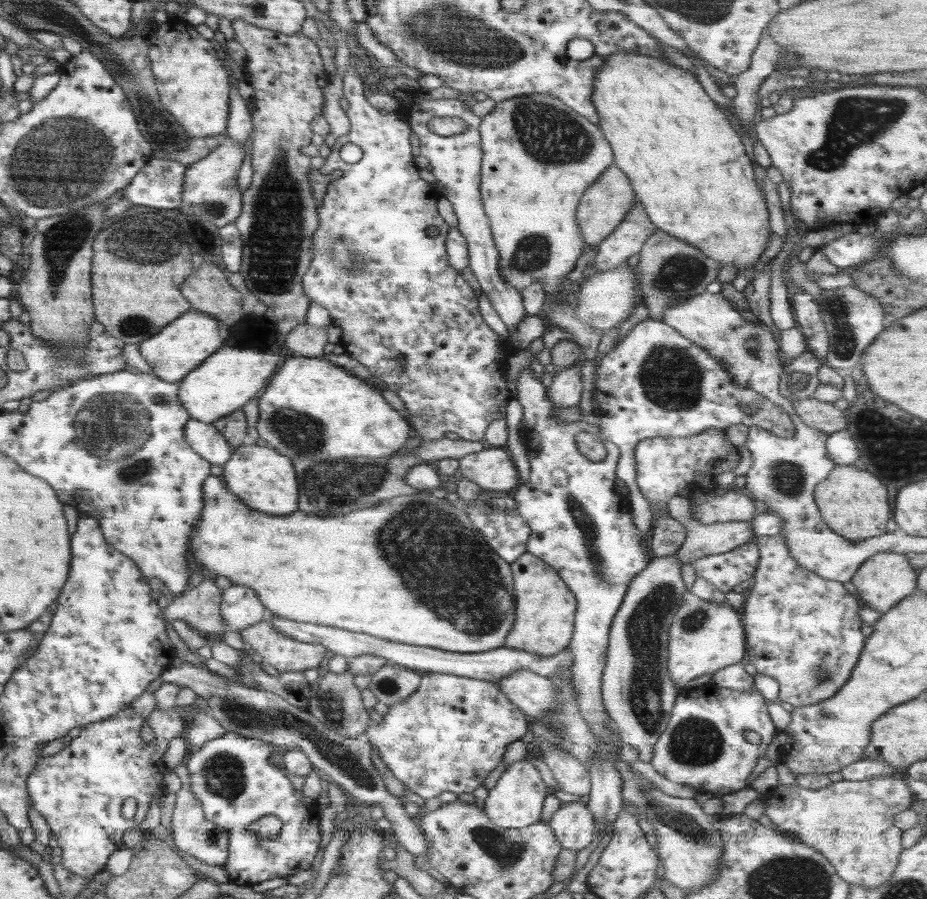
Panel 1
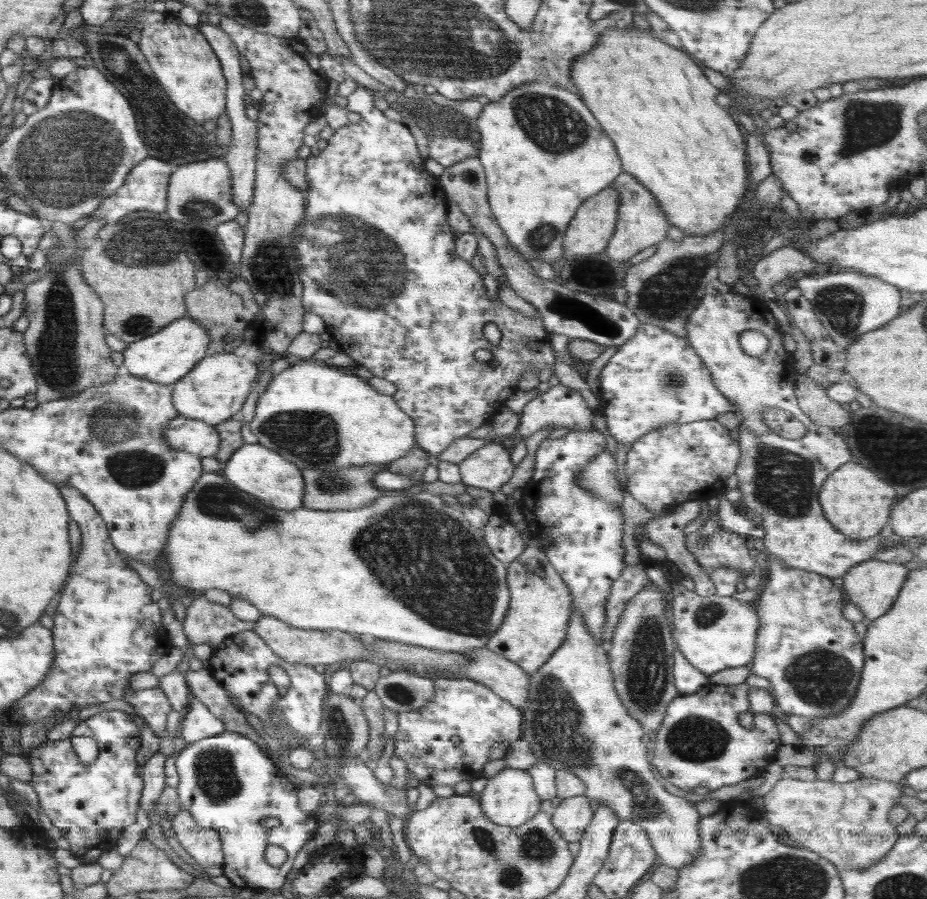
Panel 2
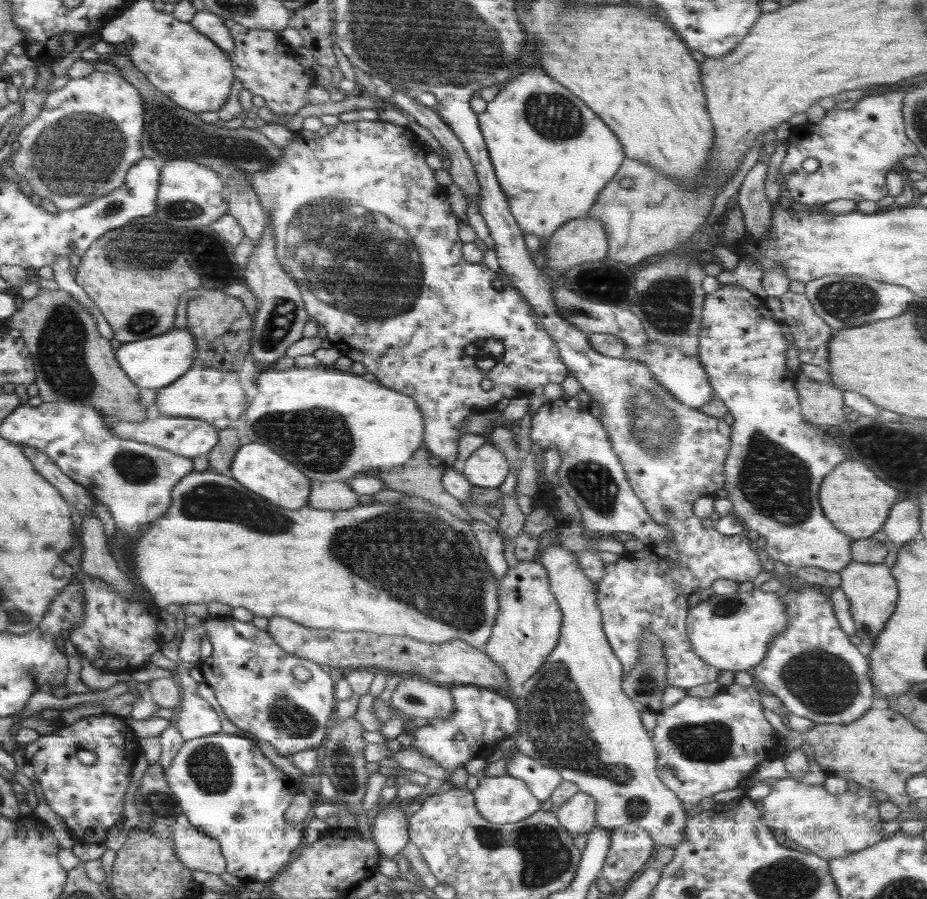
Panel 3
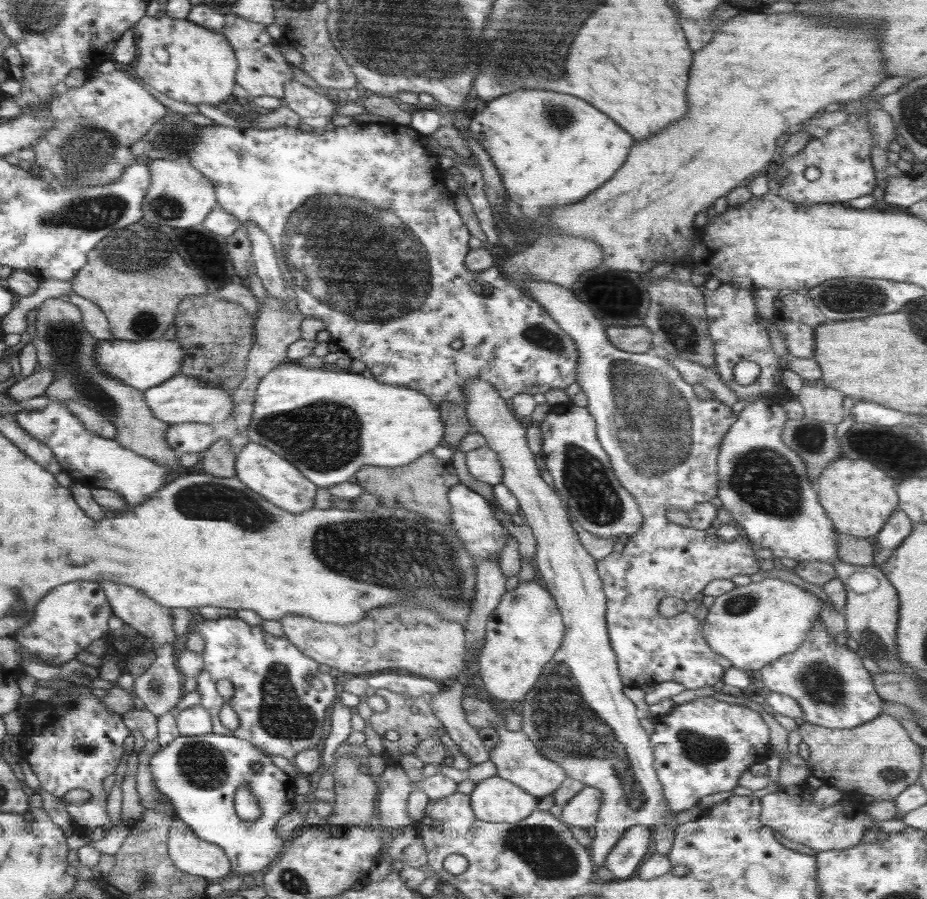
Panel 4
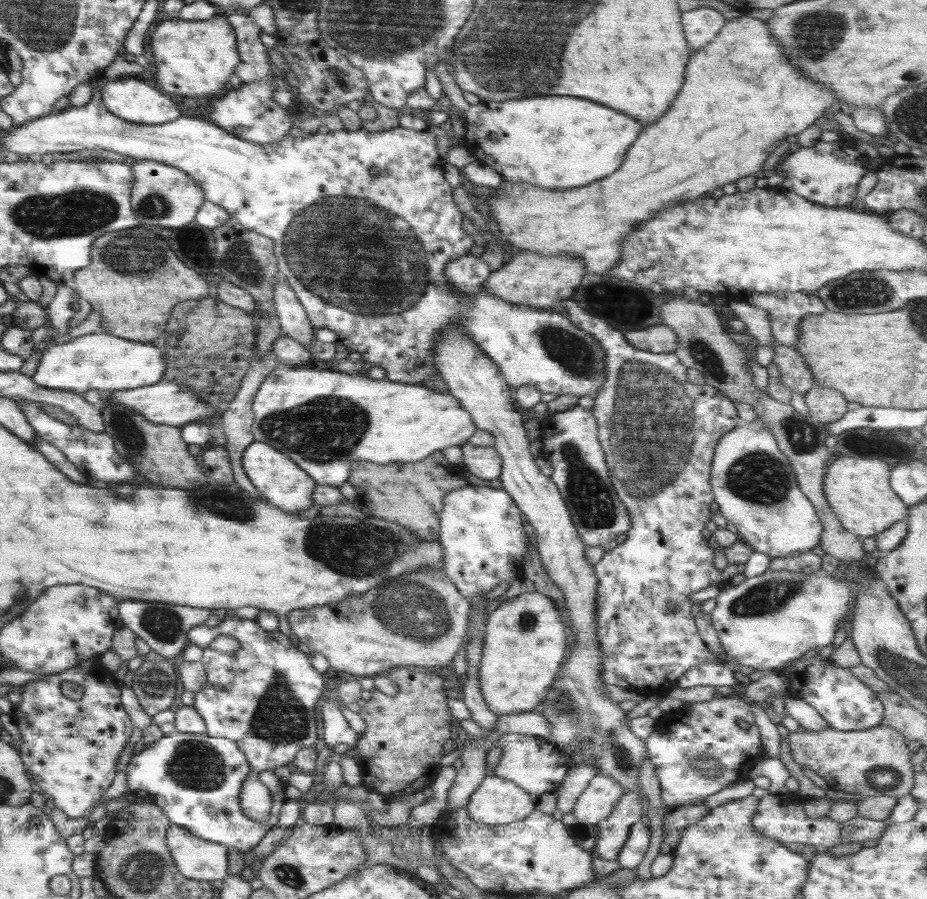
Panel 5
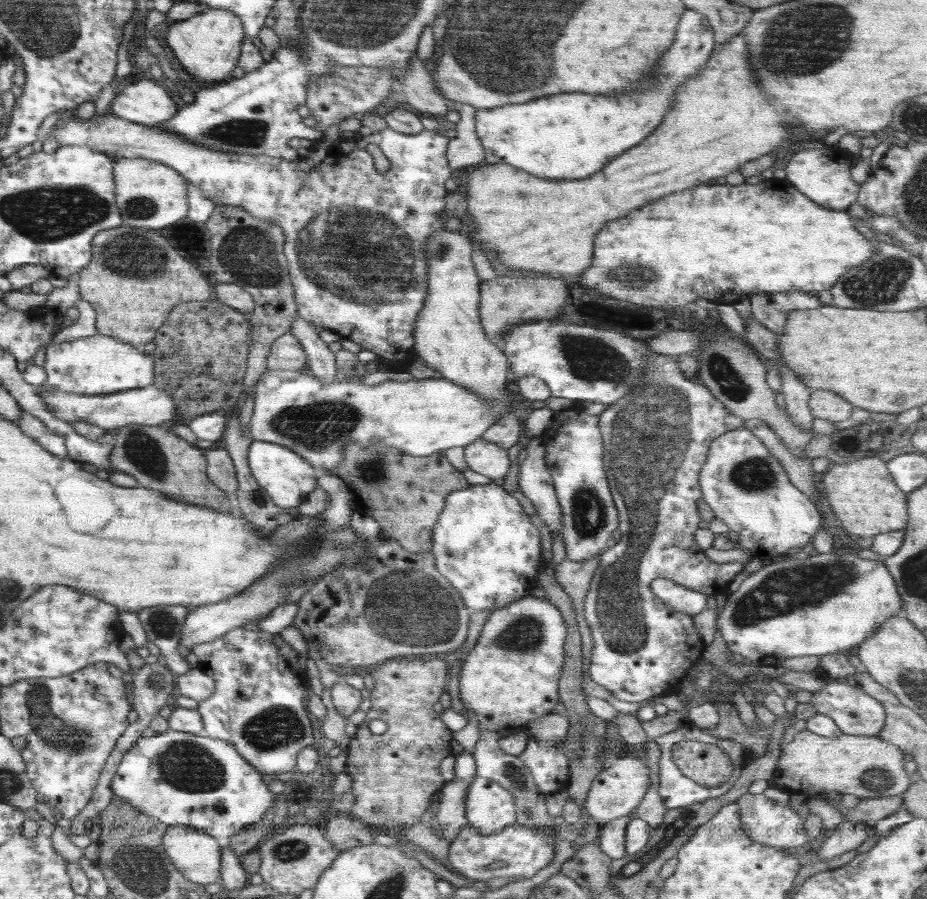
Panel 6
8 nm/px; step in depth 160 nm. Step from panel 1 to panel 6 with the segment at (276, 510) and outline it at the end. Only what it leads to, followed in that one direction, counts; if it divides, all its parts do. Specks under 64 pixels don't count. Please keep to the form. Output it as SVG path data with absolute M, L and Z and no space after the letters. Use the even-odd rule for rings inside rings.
M254 441L248 451L248 462L256 483L269 494L273 503L285 508L297 508L318 487L318 470L296 451L273 442Z

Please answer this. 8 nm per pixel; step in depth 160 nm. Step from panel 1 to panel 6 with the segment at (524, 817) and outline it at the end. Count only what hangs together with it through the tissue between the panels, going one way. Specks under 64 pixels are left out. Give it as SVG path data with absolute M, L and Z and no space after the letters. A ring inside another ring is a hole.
M476 777L465 794L465 818L480 834L498 834L516 823L513 796L496 781Z

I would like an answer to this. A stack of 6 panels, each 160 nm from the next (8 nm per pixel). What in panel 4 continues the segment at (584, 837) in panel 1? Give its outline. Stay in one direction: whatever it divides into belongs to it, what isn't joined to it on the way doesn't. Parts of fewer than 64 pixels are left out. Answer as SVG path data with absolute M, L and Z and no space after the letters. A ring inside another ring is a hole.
M586 785L568 801L560 820L566 825L578 828L595 827L602 799L601 790Z

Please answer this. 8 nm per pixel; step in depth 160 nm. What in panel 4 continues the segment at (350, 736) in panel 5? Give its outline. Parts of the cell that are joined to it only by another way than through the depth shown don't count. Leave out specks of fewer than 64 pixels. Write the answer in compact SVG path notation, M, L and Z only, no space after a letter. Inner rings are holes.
M336 702L333 706L332 716L330 716L330 722L332 723L330 728L332 730L330 730L328 738L323 740L321 745L321 764L325 770L334 765L336 749L352 734L351 718L355 712L352 708L343 706L339 702Z

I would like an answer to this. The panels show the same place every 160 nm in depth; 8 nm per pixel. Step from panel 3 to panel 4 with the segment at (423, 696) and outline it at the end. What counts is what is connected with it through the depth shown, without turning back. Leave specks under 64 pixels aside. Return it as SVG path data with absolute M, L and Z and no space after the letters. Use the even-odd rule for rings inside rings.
M456 679L440 693L432 696L430 708L442 722L450 738L460 747L462 755L470 761L471 767L489 760L489 747L482 743L479 733L468 724L463 711L463 679Z

